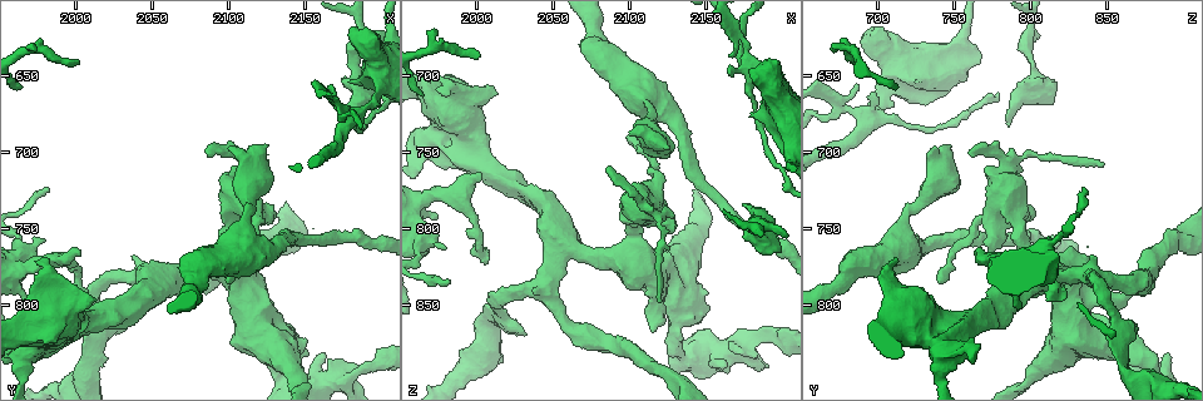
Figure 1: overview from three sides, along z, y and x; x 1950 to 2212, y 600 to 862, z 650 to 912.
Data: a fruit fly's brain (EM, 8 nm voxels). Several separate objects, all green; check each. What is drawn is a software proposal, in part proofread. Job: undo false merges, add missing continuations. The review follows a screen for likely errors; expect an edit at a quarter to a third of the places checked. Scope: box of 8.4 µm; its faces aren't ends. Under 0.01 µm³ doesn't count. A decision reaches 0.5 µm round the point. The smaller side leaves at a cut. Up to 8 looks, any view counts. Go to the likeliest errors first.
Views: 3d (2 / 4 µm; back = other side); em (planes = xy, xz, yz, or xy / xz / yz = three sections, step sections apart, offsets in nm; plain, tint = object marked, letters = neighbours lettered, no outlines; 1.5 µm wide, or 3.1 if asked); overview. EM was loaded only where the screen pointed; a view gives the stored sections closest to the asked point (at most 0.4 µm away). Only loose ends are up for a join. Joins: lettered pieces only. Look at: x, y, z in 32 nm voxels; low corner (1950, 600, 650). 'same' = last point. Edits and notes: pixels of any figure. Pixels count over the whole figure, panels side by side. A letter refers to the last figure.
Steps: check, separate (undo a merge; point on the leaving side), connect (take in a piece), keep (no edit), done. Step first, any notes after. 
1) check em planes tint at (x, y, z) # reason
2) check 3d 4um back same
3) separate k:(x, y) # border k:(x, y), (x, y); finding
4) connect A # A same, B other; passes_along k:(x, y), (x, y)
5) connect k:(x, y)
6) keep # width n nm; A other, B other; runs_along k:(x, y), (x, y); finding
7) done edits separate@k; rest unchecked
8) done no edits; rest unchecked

check em xy step 4 tint at (2180, 684, 788) # free end

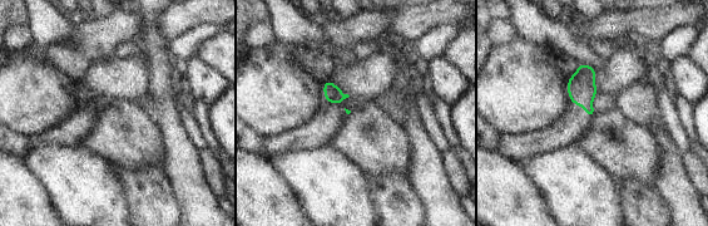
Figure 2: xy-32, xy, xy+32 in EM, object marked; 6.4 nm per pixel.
check em xy step 4 letters same # see the neighbours

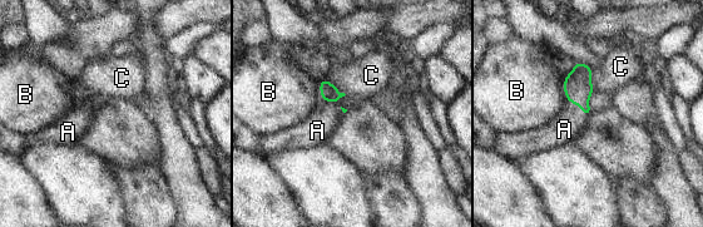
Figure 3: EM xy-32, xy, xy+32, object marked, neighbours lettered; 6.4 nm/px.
connect A # A same, B other, C other; passes_along 3:(578, 88), (579, 107), (564, 129); the cell continues

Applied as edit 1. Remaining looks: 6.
check 3d 2um back at (2000, 766, 764) # branch stops here

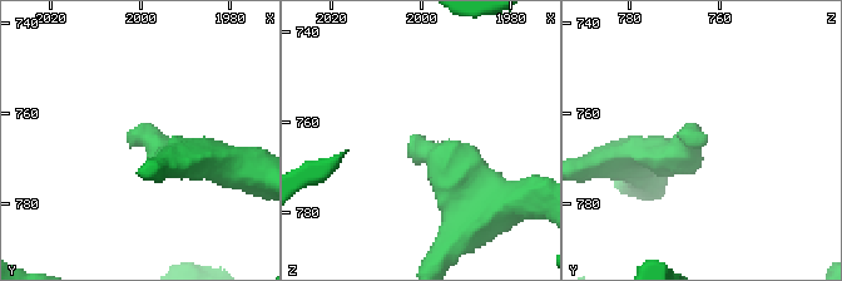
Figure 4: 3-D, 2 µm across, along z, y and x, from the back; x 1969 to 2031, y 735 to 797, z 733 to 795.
check em planes letters at (2002, 768, 764)

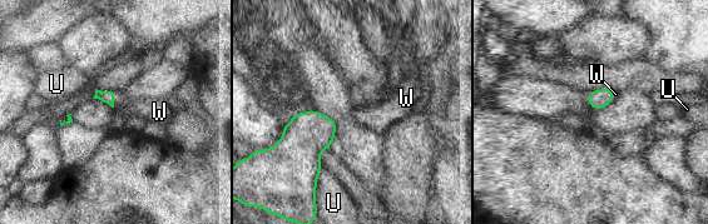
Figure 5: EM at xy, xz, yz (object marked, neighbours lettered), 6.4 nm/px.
connect W # U other, W same; the cell continues

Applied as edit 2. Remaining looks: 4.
check overview # redraw

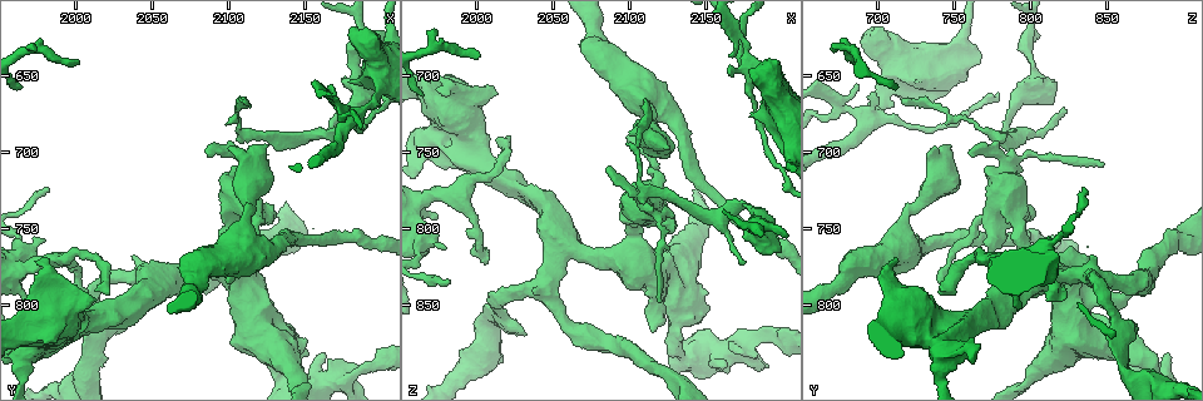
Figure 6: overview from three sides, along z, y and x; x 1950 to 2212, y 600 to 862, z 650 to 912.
check em planes letters at (2180, 622, 694) # thick end

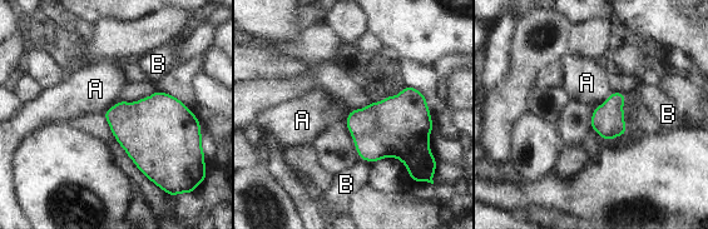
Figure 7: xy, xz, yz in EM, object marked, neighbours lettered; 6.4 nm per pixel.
keep # A other, B other; border 7:(613, 91), (603, 103), (593, 108); none of them fits

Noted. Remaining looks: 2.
done edits connect@3, connect@5; rest unchecked

